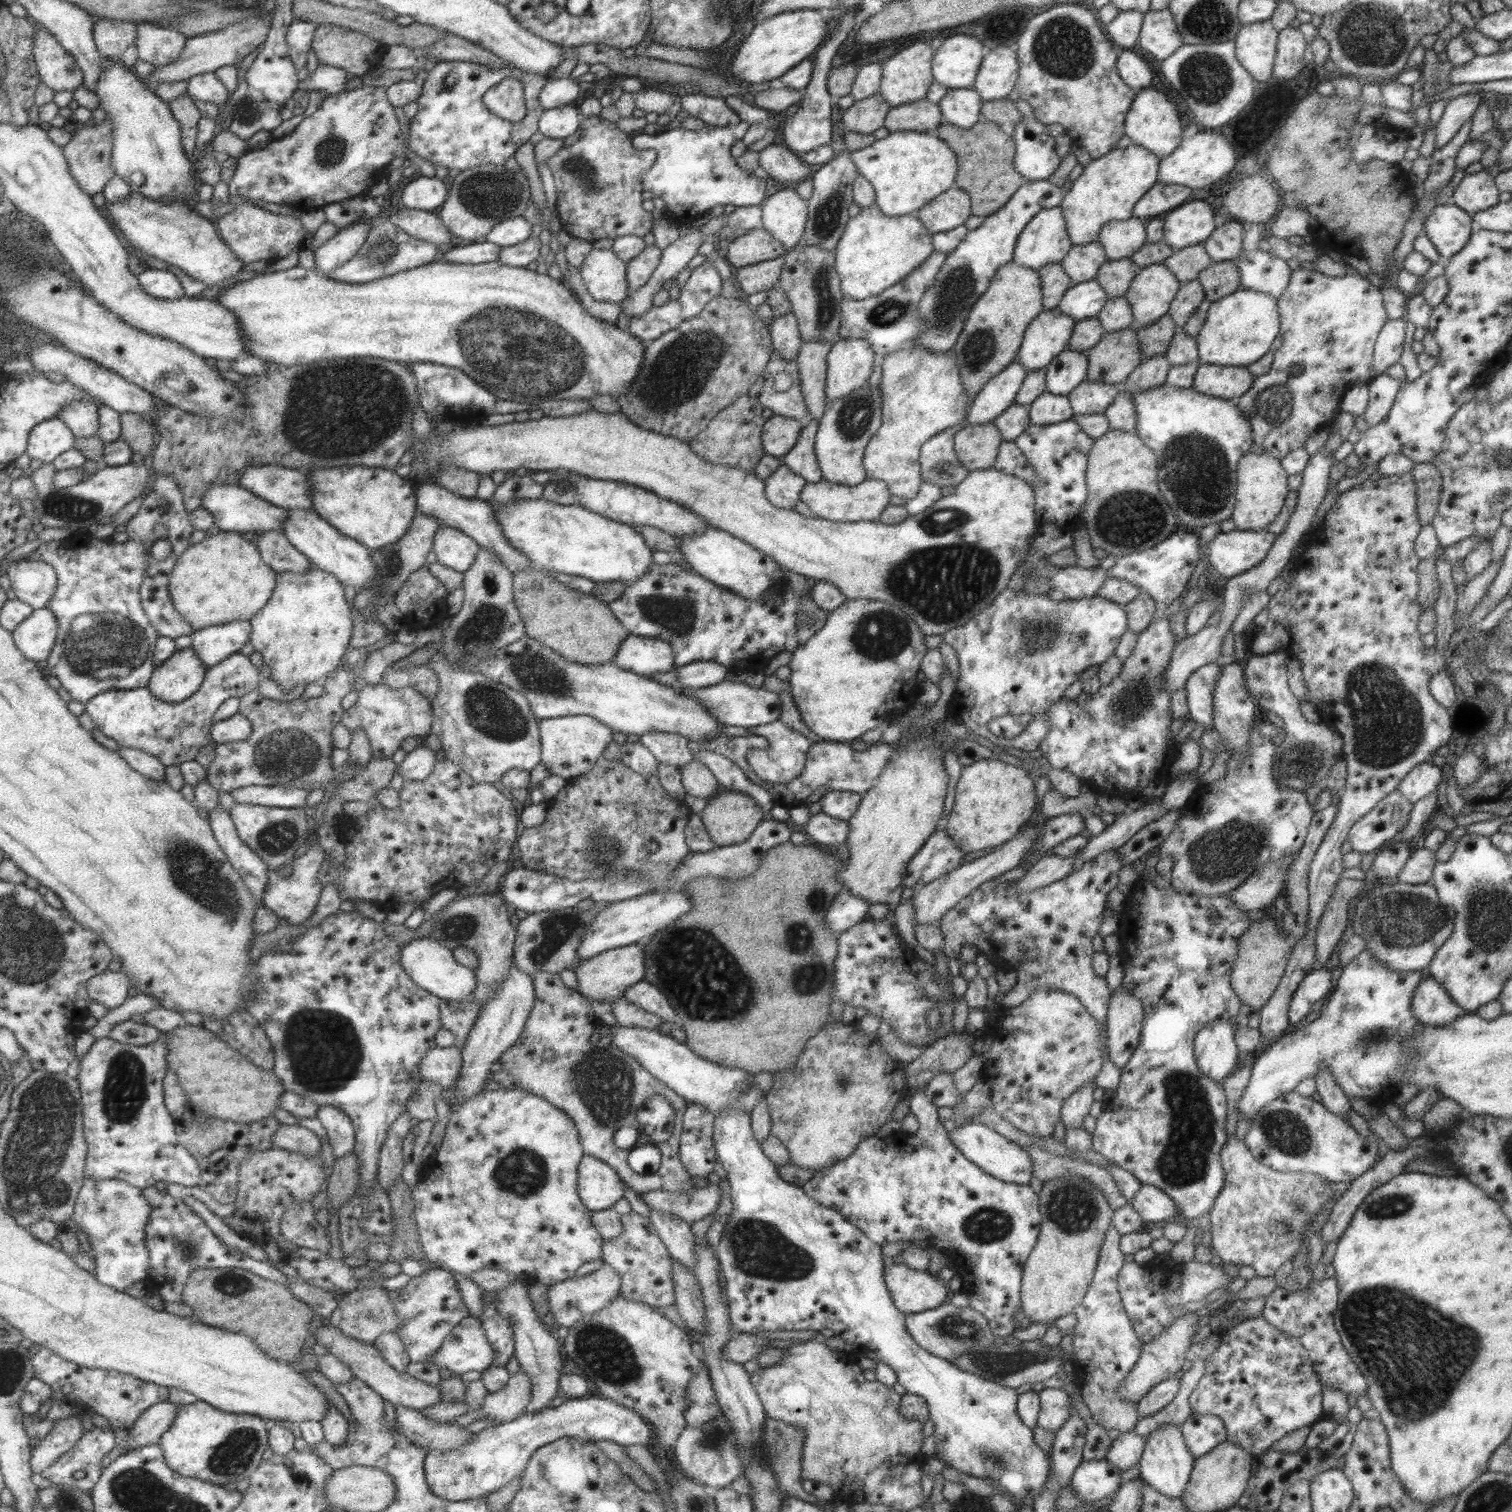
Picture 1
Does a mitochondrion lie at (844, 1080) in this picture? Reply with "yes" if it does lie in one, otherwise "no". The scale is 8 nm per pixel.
yes

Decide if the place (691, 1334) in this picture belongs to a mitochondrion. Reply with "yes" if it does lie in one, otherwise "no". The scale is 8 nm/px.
no

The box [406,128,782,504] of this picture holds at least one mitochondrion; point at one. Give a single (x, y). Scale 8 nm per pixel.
(478, 338)

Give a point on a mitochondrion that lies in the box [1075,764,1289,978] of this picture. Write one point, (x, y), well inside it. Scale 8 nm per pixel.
(1222, 854)

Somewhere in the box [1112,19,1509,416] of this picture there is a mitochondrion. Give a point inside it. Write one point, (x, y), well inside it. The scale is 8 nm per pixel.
(1206, 78)

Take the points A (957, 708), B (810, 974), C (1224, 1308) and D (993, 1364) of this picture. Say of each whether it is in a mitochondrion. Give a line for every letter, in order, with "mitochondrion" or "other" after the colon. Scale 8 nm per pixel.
A: other
B: mitochondrion
C: other
D: mitochondrion

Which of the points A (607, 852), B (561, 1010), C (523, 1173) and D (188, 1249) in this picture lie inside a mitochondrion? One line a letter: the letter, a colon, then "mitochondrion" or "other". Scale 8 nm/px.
A: mitochondrion
B: other
C: mitochondrion
D: mitochondrion

